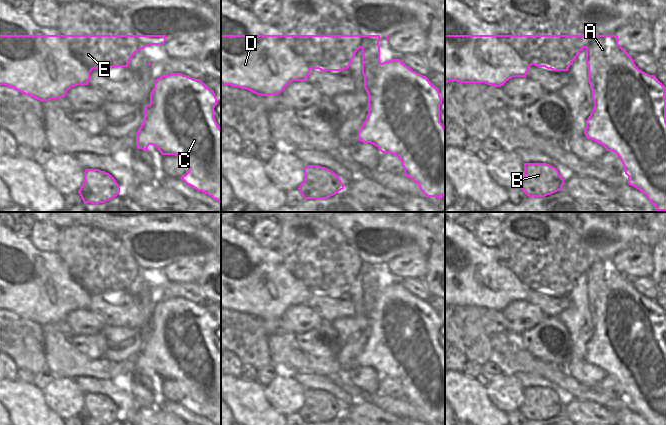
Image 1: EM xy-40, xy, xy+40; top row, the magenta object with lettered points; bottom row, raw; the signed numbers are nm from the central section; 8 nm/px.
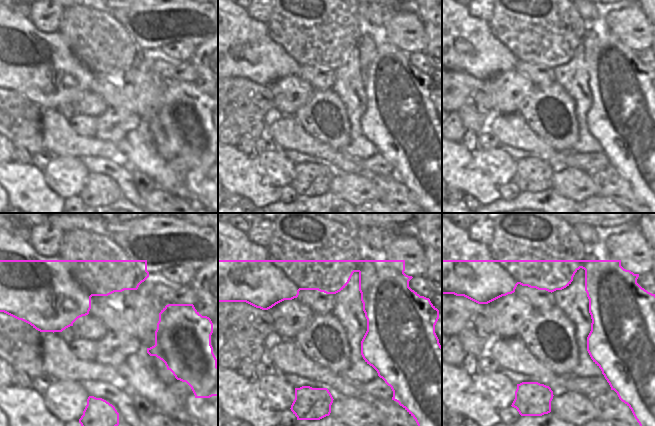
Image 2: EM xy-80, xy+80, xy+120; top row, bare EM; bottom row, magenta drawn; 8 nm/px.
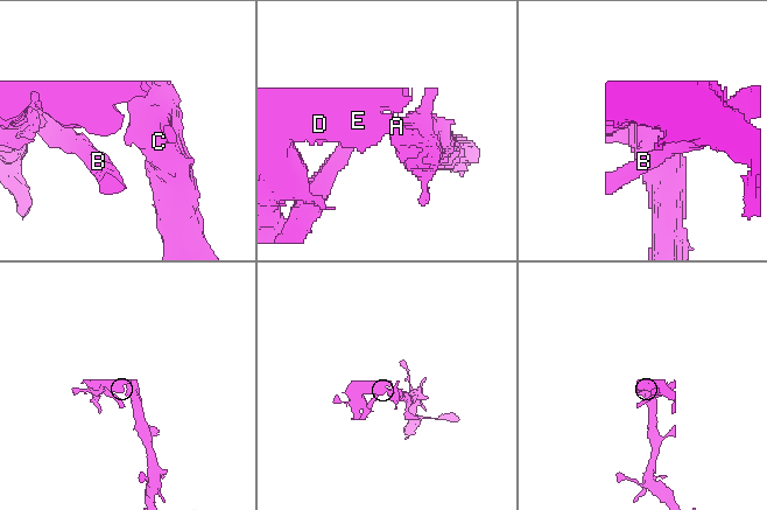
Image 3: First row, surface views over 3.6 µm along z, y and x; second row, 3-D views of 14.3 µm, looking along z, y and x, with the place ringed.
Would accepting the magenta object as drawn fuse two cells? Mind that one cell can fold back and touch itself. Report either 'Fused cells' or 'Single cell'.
Fused cells

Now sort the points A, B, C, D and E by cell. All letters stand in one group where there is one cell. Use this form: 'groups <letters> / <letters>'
groups A C / B D E

